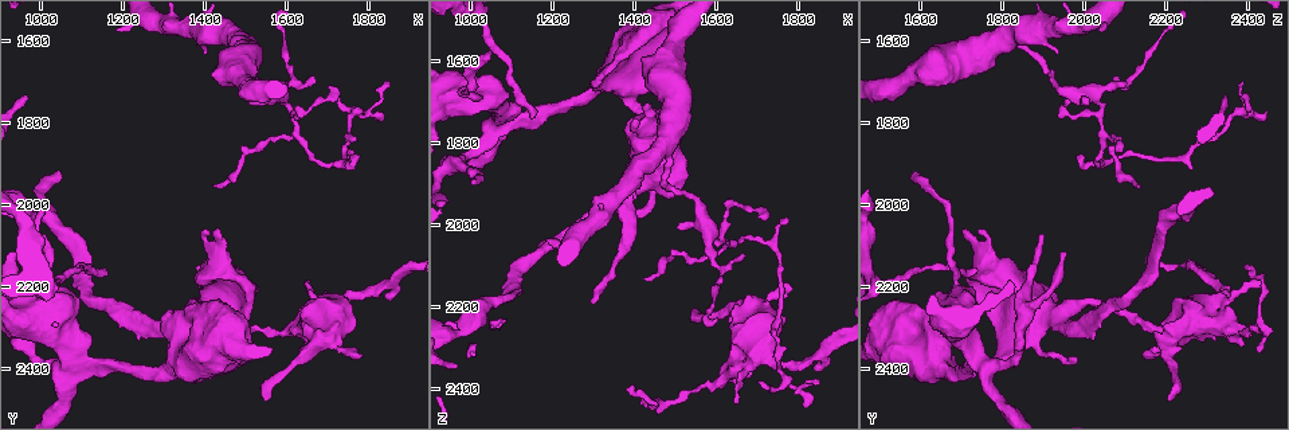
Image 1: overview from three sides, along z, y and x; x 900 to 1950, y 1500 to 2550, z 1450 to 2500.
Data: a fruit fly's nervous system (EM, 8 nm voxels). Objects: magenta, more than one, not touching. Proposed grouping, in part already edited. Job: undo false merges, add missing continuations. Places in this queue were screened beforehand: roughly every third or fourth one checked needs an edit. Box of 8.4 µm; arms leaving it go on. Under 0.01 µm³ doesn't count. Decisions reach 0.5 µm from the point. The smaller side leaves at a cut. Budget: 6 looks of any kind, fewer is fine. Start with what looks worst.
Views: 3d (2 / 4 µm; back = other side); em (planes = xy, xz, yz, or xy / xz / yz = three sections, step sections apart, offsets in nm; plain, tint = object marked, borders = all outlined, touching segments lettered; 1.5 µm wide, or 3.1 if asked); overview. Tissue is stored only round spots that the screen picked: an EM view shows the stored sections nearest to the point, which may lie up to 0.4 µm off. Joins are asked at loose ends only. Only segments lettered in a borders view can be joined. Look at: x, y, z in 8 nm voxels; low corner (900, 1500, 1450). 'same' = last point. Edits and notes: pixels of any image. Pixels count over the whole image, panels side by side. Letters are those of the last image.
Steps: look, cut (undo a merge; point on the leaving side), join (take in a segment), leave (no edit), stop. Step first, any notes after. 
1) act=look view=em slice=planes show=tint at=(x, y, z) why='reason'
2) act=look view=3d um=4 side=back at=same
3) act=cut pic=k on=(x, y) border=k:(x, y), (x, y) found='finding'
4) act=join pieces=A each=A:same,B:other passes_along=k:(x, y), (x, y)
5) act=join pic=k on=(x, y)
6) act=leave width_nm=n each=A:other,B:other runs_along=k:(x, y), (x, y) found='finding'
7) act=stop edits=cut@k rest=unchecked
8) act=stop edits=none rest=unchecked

act=look view=em slice=yz step=4 show=tint at=(1545, 2470, 2205) why='an open end'

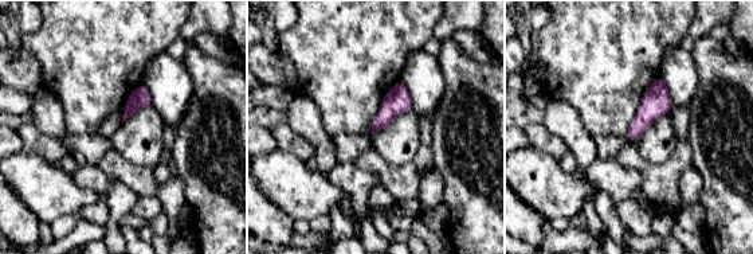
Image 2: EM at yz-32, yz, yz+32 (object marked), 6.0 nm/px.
act=look view=em slice=planes show=borders at=same

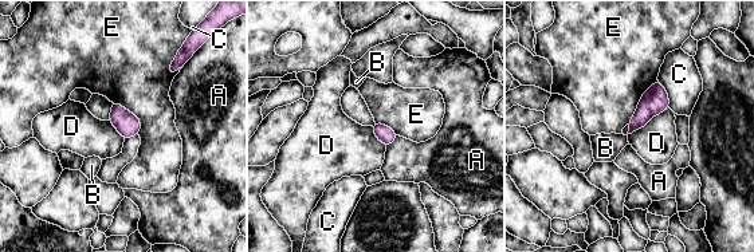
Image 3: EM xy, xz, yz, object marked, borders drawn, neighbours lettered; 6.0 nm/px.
act=leave each=A:other,B:other,C:other,D:other,E:other border=3:(658, 81), (643, 94), (627, 123) found='none of them fits'

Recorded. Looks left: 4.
act=look view=3d um=4 at=(1145, 2160, 1735) why='an open end'

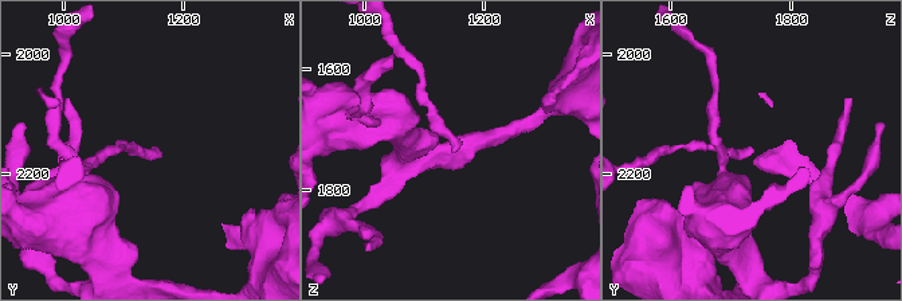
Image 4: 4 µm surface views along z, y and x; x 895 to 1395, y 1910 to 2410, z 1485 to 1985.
act=look view=em slice=yz step=8 show=borders at=(1150, 2160, 1735) why='need the tissue'

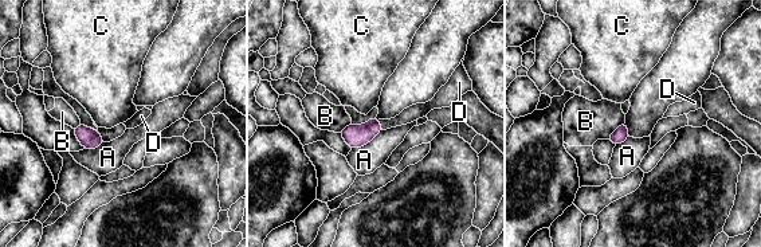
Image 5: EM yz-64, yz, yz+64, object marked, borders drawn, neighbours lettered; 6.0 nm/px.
act=look view=em slice=planes show=borders at=same why='another direction'

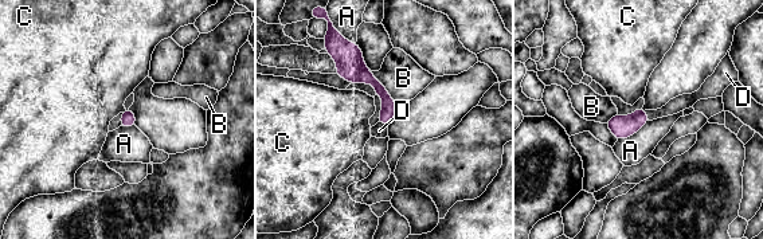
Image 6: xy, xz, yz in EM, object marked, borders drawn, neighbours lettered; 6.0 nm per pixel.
act=join pieces=D each=A:other,B:other,C:other,D:same found='the neuron continues'

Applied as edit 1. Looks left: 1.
act=stop edits=join@6 rest=unchecked

